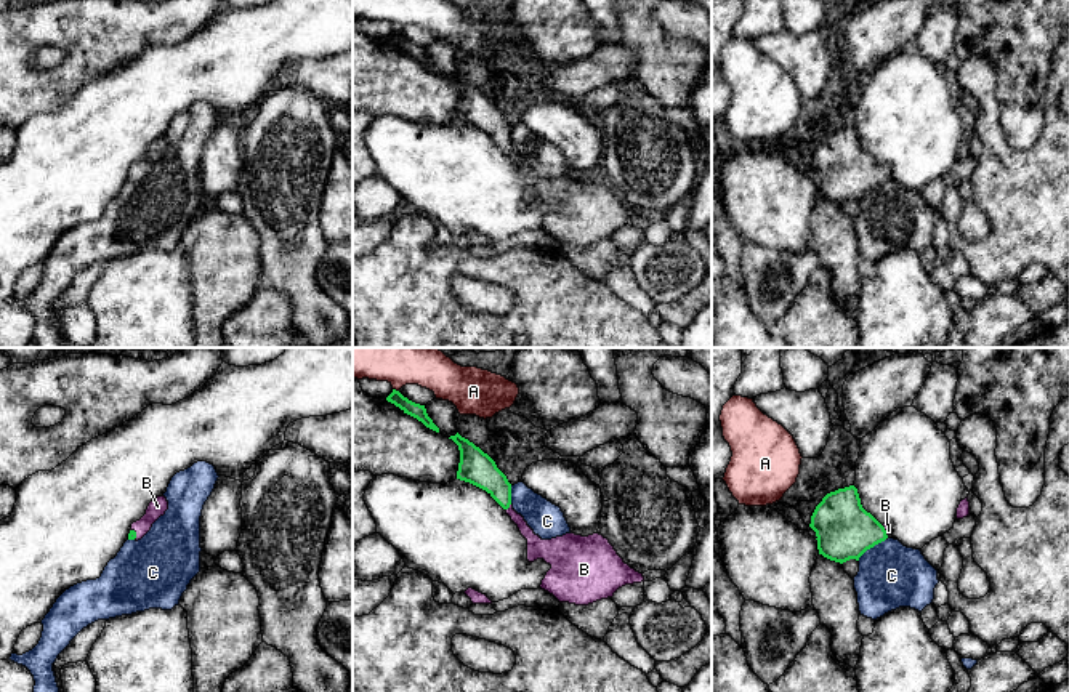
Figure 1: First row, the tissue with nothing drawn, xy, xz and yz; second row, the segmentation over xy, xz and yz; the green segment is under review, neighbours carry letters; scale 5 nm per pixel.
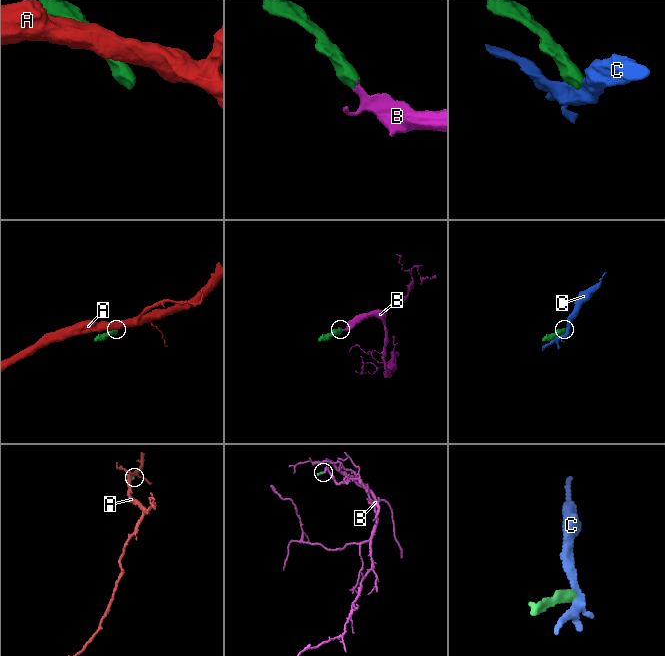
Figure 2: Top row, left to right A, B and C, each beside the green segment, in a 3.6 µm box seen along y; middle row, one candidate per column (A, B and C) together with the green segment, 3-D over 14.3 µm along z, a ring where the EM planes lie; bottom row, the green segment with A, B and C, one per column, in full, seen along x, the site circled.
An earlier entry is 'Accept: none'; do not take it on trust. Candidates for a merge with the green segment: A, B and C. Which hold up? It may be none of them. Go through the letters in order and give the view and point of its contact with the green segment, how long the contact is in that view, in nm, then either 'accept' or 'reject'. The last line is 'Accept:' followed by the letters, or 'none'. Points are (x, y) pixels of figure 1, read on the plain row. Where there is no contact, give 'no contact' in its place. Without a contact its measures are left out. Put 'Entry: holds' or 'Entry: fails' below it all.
A: contact xz (395, 31); length 40 nm; reject
B: contact xz (508, 148); length 50 nm; accept
C: contact yz (871, 188); length 180 nm; reject
Accept: B
Entry: fails

